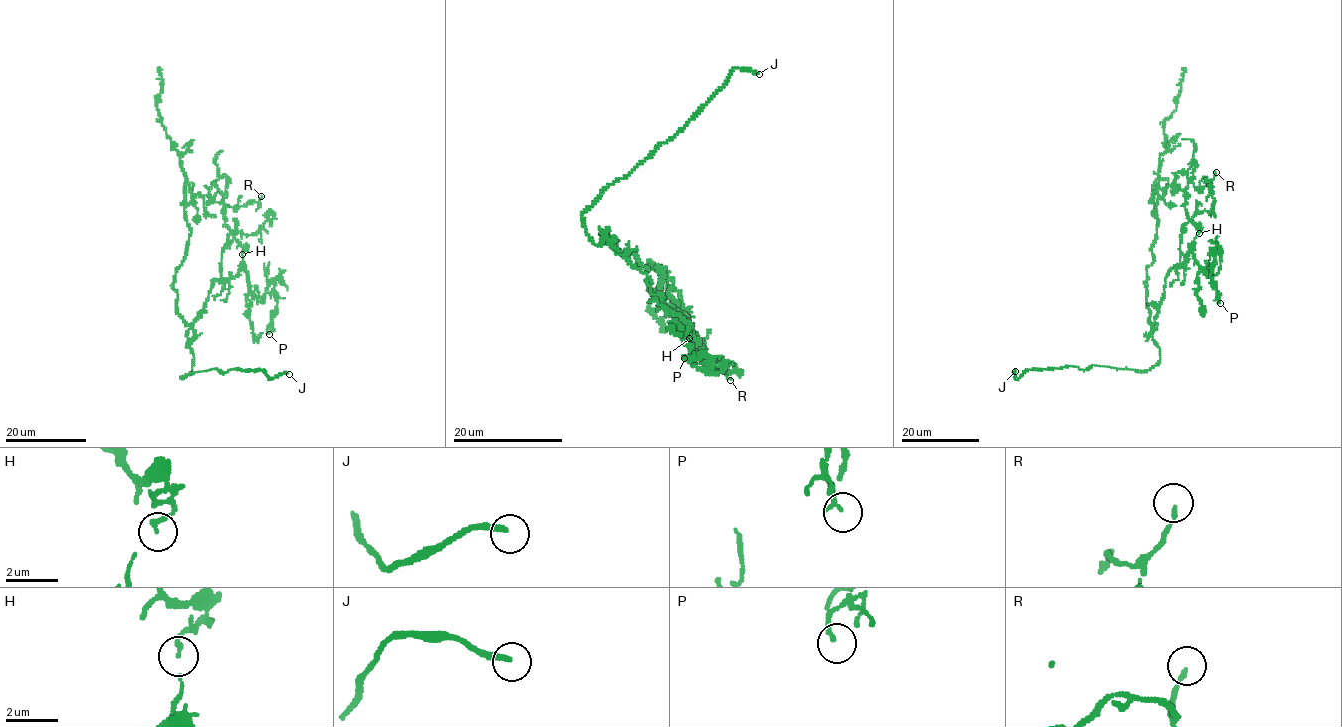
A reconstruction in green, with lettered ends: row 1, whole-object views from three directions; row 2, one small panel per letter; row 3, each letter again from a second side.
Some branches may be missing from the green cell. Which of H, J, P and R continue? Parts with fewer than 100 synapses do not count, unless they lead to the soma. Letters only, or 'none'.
J

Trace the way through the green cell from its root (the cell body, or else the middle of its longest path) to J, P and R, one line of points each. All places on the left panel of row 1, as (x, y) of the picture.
J: (177, 312), (194, 334), (192, 371), (181, 377), (236, 368), (263, 369), (270, 379), (289, 374)
P: (177, 312), (192, 339), (188, 329), (214, 280), (243, 268), (262, 302), (275, 285), (269, 334)
R: (177, 312), (186, 206), (214, 183), (229, 206), (259, 204), (261, 196)

